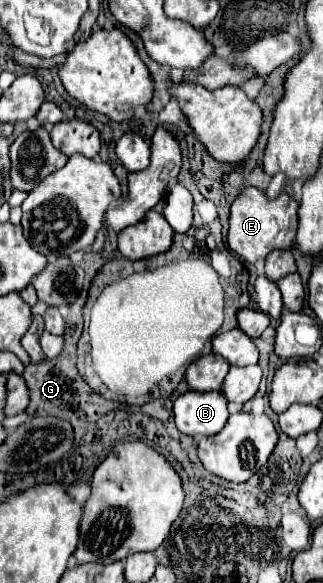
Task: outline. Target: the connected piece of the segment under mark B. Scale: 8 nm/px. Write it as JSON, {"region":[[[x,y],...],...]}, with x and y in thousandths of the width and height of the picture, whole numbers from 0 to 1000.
{"region":[[[576,671],[539,688],[545,732],[570,746],[669,746],[706,722],[700,684],[687,674]]]}

